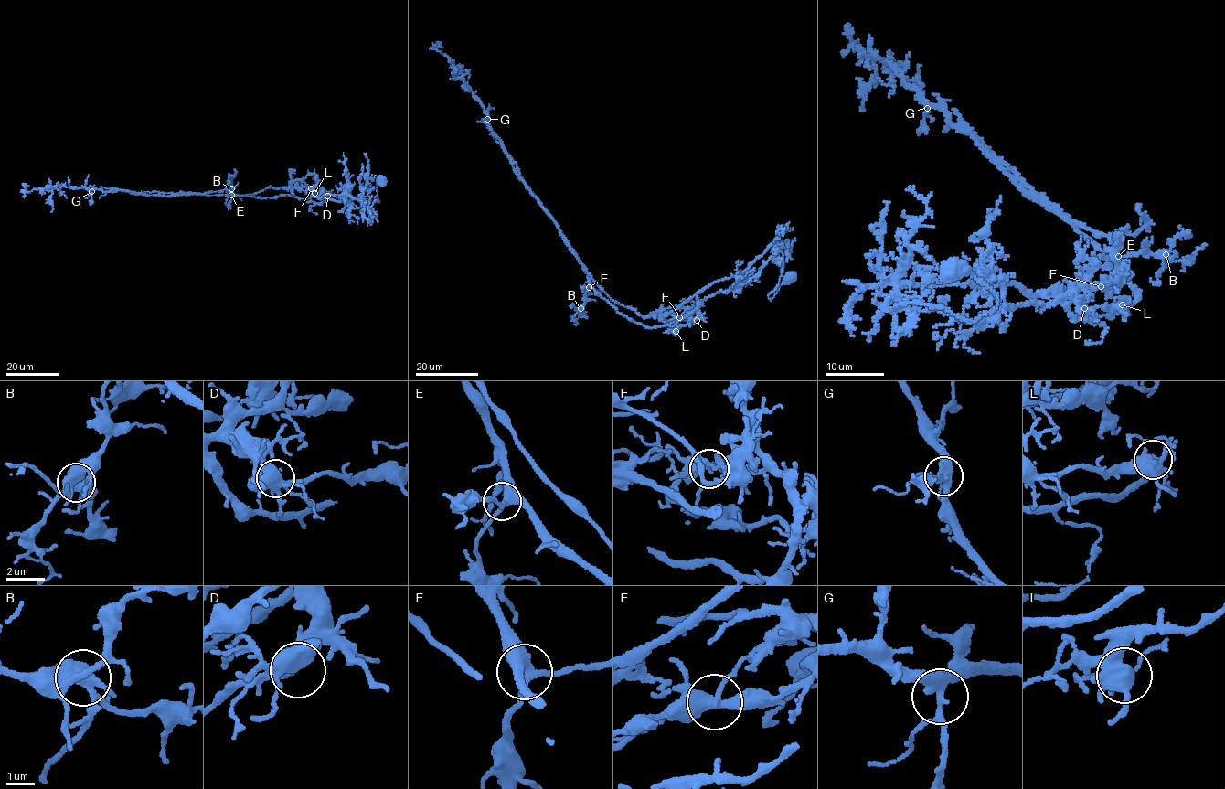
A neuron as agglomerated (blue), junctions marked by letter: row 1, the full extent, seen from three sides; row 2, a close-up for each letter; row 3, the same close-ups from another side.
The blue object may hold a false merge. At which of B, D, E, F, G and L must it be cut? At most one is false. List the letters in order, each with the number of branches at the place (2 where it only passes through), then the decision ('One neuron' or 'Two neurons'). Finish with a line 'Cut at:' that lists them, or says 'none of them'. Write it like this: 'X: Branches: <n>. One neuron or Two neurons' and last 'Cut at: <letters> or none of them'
B: Branches: 4. One neuron
D: Branches: 4. One neuron
E: Branches: 4. One neuron
F: Branches: 4. Two neurons
G: Branches: 4. One neuron
L: Branches: 4. One neuron
Cut at: F

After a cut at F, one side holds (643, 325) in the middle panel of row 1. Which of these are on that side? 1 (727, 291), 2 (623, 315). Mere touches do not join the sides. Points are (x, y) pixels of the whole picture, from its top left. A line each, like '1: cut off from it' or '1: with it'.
1: with it
2: with it

